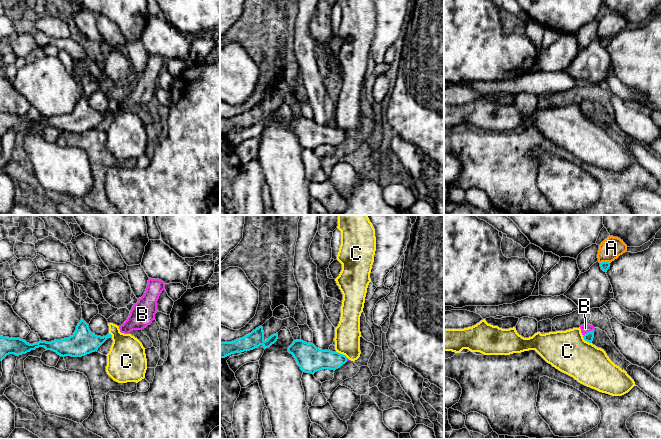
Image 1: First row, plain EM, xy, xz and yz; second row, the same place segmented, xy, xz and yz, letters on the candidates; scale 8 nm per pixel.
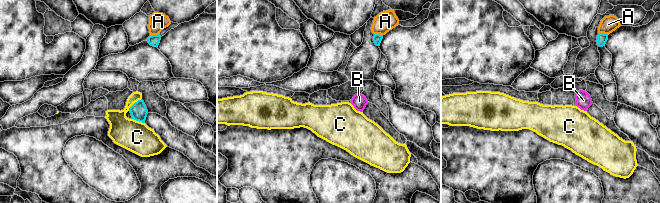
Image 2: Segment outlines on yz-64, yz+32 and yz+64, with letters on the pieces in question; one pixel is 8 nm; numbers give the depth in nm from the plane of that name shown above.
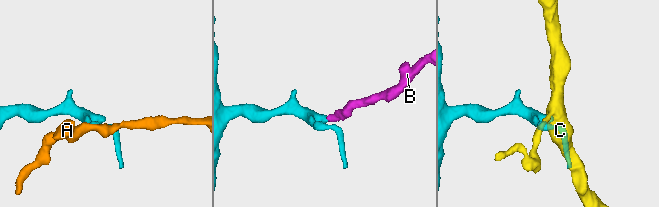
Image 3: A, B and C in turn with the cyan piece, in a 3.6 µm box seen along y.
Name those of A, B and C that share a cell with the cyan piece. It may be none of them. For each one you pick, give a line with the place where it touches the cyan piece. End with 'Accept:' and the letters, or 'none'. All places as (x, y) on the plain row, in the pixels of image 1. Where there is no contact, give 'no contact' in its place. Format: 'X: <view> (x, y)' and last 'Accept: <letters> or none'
B: yz (588, 108)
Accept: B

